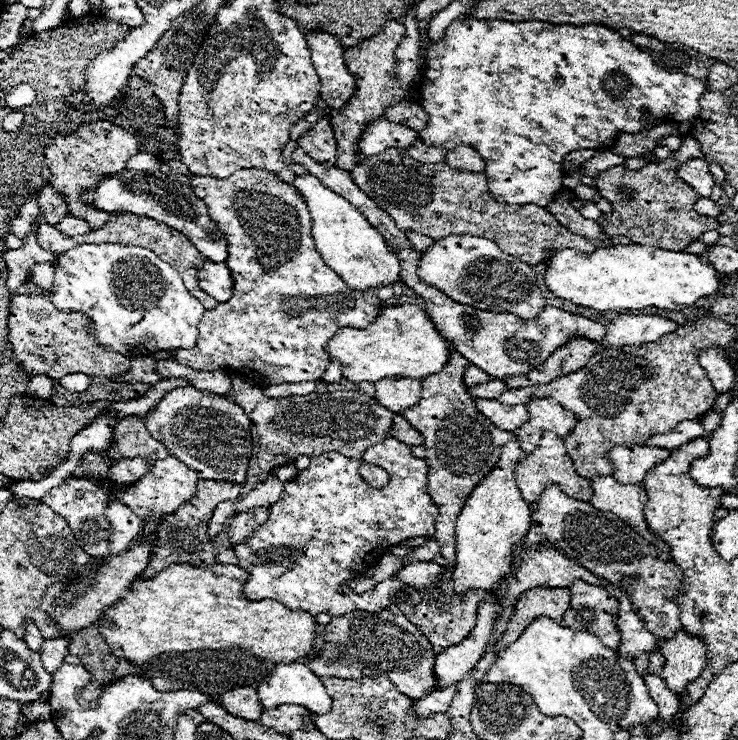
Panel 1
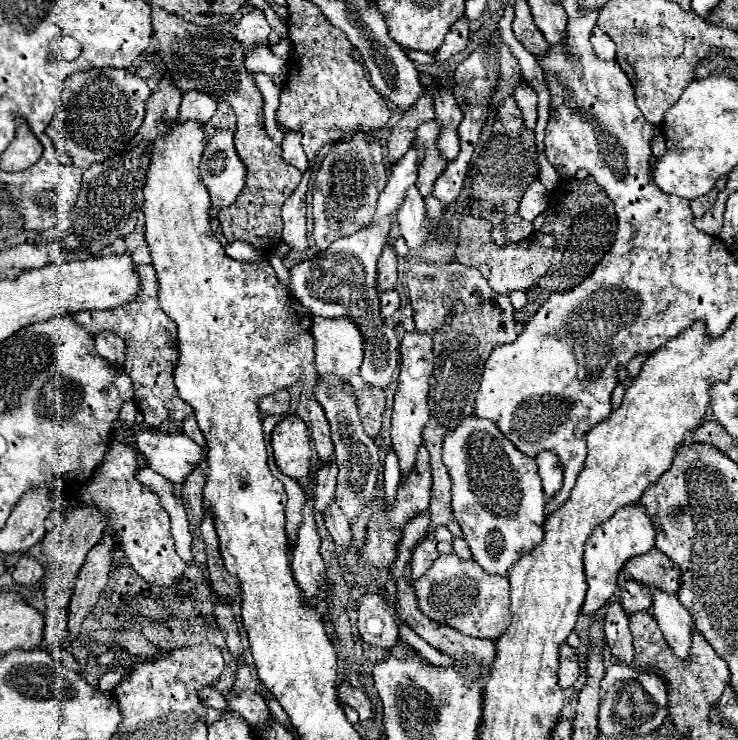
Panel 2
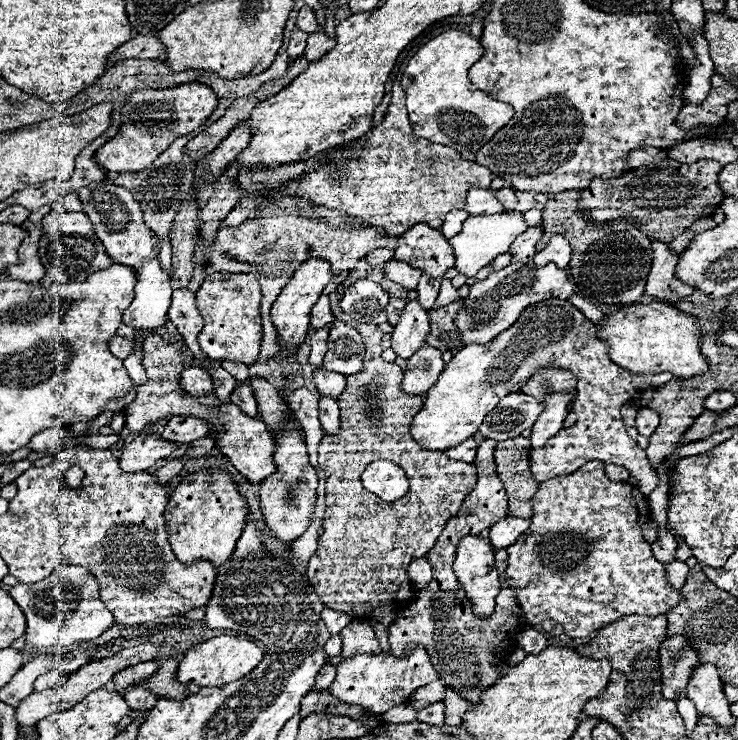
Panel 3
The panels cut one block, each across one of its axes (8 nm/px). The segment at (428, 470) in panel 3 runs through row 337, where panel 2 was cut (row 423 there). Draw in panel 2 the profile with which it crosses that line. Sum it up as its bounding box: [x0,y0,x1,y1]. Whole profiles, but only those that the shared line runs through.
[348,374,386,438]

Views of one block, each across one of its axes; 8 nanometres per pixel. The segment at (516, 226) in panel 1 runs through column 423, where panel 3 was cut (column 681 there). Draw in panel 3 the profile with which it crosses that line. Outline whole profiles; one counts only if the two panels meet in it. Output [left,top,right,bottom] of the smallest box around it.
[580,160,722,242]

